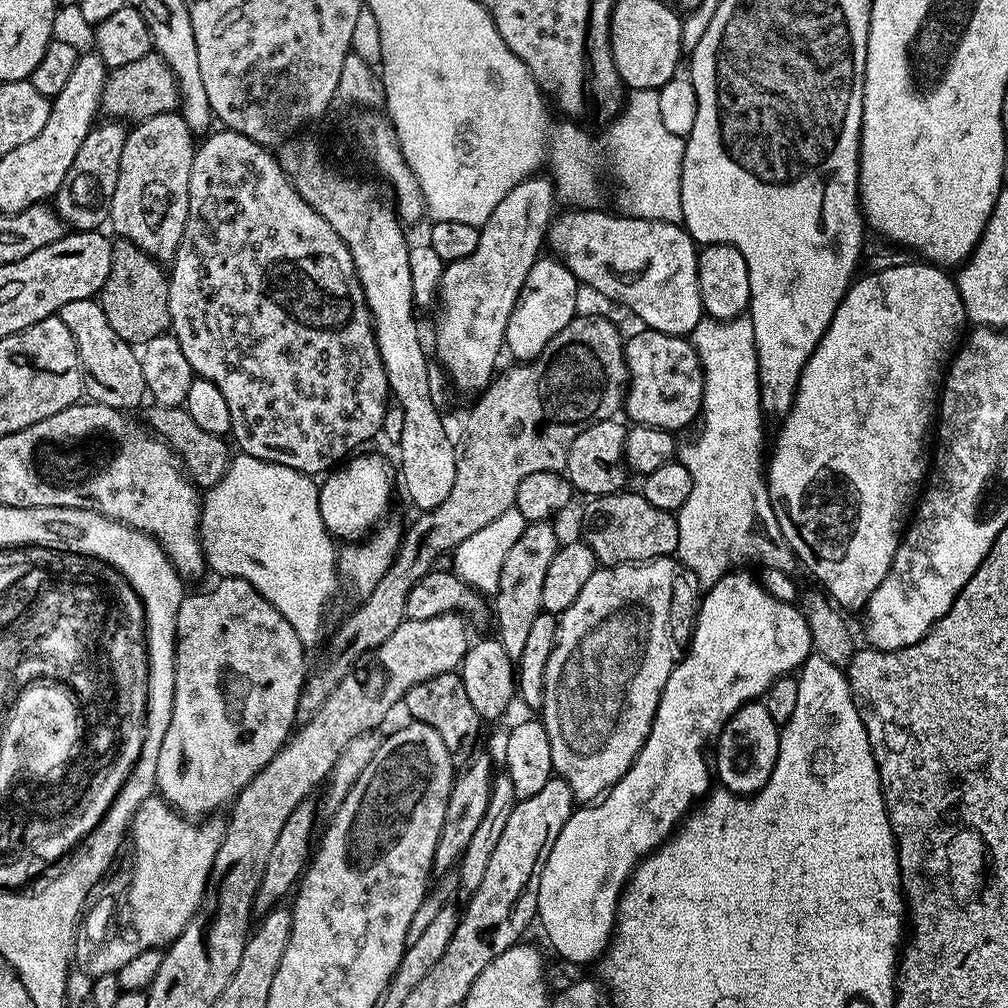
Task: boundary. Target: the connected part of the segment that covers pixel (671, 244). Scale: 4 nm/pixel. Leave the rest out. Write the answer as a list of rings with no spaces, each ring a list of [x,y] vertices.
[[[648,220],[648,306],[636,302],[630,310],[633,317],[641,320],[645,329],[687,337],[696,329],[698,322],[705,319],[704,303],[698,286],[699,257],[698,245],[686,227],[661,220]]]

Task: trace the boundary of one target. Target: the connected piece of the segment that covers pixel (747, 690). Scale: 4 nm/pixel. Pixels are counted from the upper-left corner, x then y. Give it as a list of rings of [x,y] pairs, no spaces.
[[[731,575],[724,576],[707,591],[705,596],[708,597],[701,602],[688,657],[677,663],[664,687],[655,722],[639,758],[603,799],[573,811],[558,836],[558,842],[554,844],[554,850],[550,852],[546,870],[542,870],[536,914],[539,923],[544,923],[544,932],[556,947],[557,954],[565,956],[572,964],[588,964],[592,959],[593,963],[604,955],[616,923],[616,903],[620,901],[620,893],[628,883],[633,868],[671,837],[694,802],[709,795],[712,780],[714,784],[710,753],[724,723],[743,704],[763,697],[779,676],[795,673],[813,655],[808,623],[795,603],[781,603],[778,608],[780,612],[748,612],[747,598],[732,596],[732,579]]]

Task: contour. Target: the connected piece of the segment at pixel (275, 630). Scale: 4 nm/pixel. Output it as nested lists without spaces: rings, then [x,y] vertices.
[[[225,578],[222,586],[218,586],[218,590],[197,591],[195,595],[185,595],[176,615],[178,647],[176,649],[177,686],[174,714],[170,730],[166,732],[166,738],[162,742],[162,754],[158,756],[158,774],[156,775],[159,793],[173,803],[176,810],[186,818],[207,817],[215,813],[212,811],[222,807],[227,800],[235,801],[245,786],[271,762],[274,754],[280,752],[280,748],[292,735],[294,725],[297,723],[296,711],[300,708],[300,695],[304,692],[304,652],[306,652],[306,645],[300,640],[294,626],[280,613],[279,609],[274,607],[271,600],[265,598],[263,593],[250,582]]]

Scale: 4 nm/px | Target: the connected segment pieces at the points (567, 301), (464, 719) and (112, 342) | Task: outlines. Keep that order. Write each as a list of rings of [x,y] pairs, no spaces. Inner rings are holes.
[[[555,258],[537,260],[532,273],[528,275],[523,292],[520,293],[520,302],[516,306],[516,313],[512,315],[512,323],[508,326],[507,355],[512,355],[516,362],[538,359],[548,343],[559,332],[566,330],[571,320],[576,319],[576,299],[579,298],[580,291],[582,288],[576,275],[562,261]]]
[[[459,671],[438,674],[438,678],[414,686],[405,694],[402,704],[403,707],[408,707],[408,712],[412,715],[409,717],[438,730],[438,738],[446,742],[446,750],[453,758],[468,756],[475,750],[476,743],[480,740],[482,721],[466,694],[466,686]]]
[[[97,299],[66,302],[58,315],[62,322],[66,322],[70,334],[76,340],[80,361],[88,379],[88,392],[97,403],[131,412],[140,407],[144,400],[147,401],[148,384],[139,355],[135,347],[114,330],[103,305]]]

